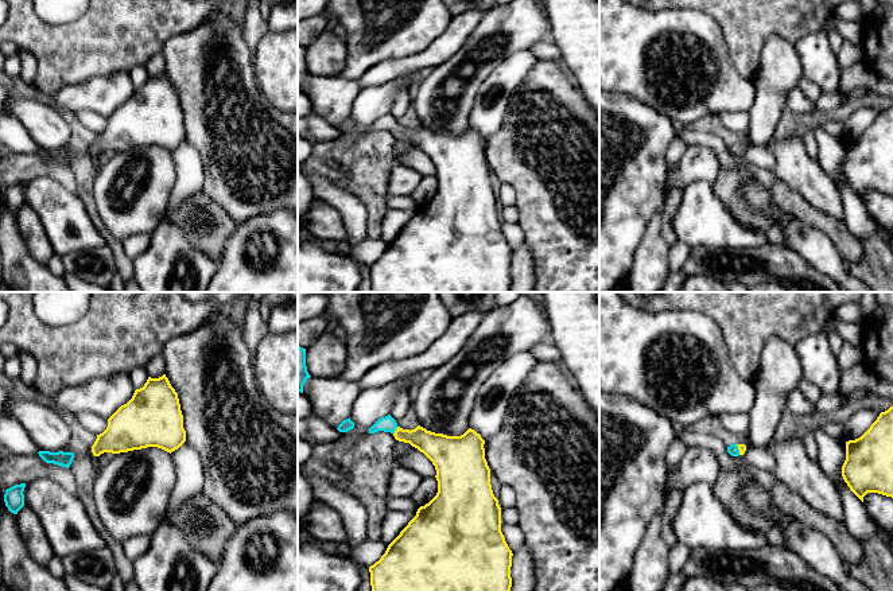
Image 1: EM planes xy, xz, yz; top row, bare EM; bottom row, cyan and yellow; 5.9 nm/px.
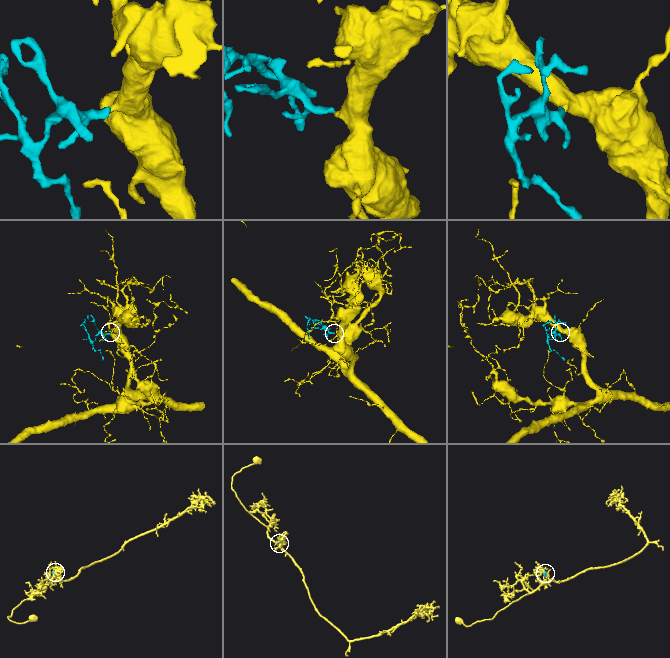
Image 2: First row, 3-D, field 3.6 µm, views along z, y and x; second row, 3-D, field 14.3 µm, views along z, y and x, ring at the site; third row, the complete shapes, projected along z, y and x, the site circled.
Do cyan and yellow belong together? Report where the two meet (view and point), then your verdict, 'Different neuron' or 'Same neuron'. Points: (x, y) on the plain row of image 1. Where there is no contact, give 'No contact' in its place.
Touches cyan at xz (395, 128). Same neuron

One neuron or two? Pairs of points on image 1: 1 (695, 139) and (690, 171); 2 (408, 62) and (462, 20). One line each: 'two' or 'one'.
1: two
2: one

